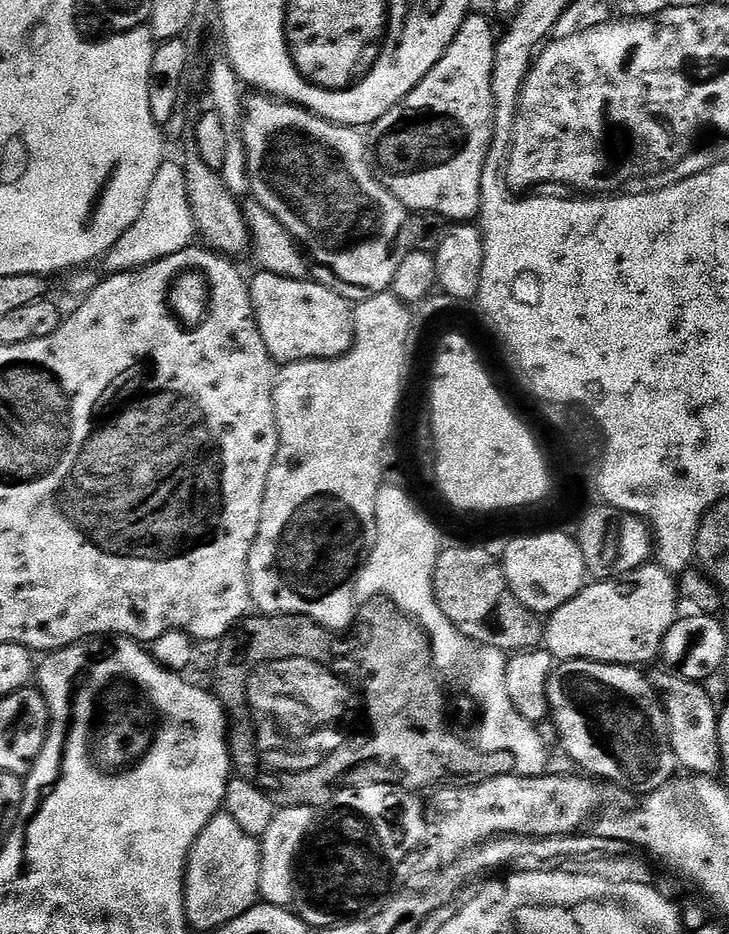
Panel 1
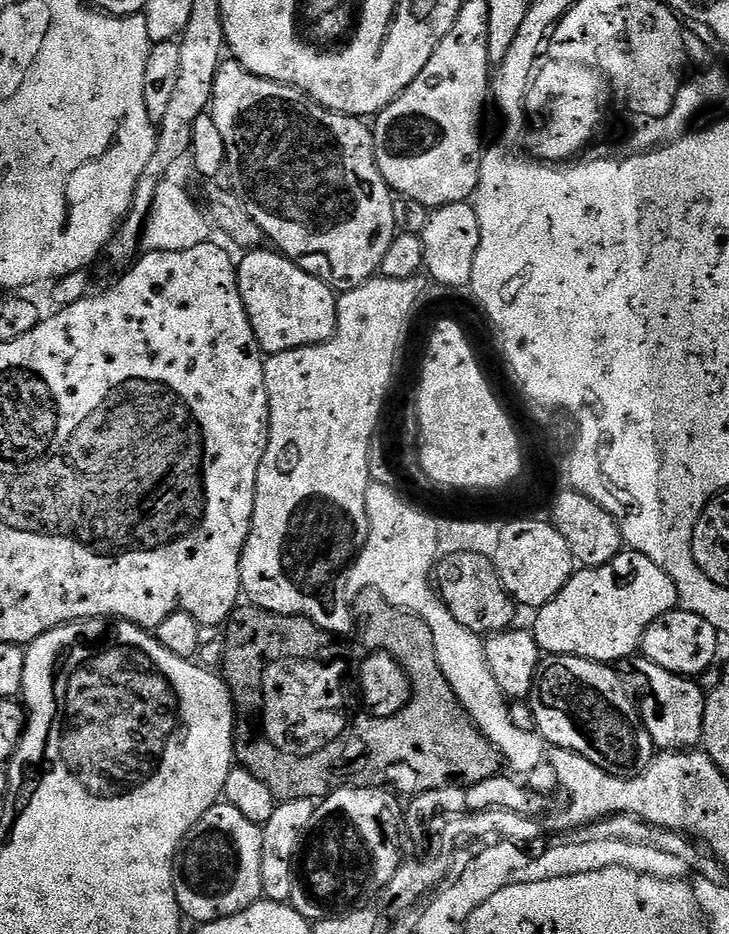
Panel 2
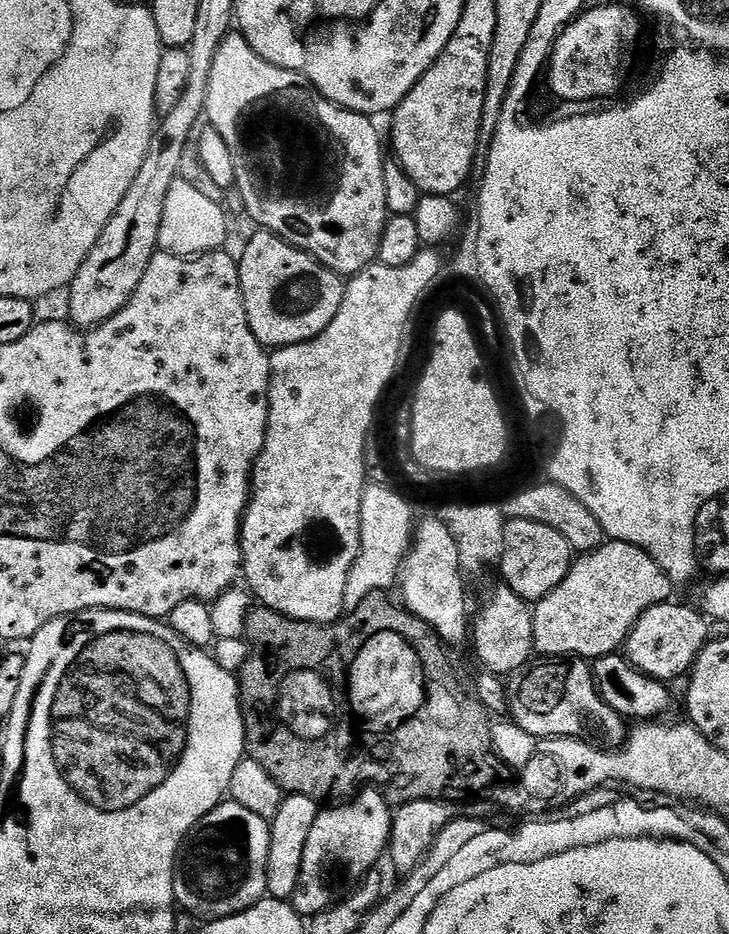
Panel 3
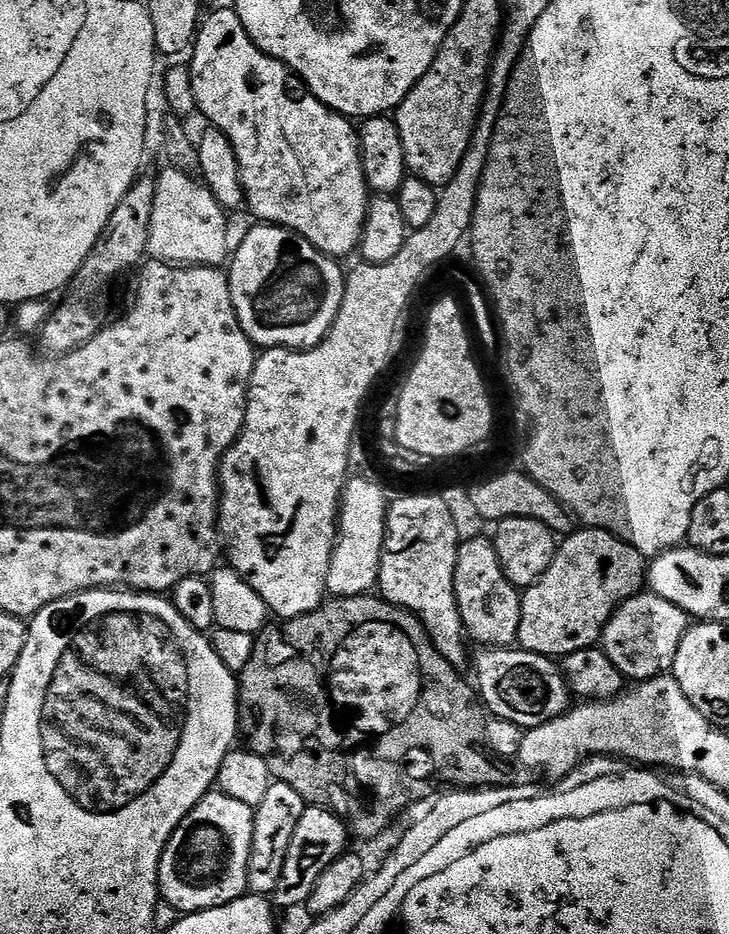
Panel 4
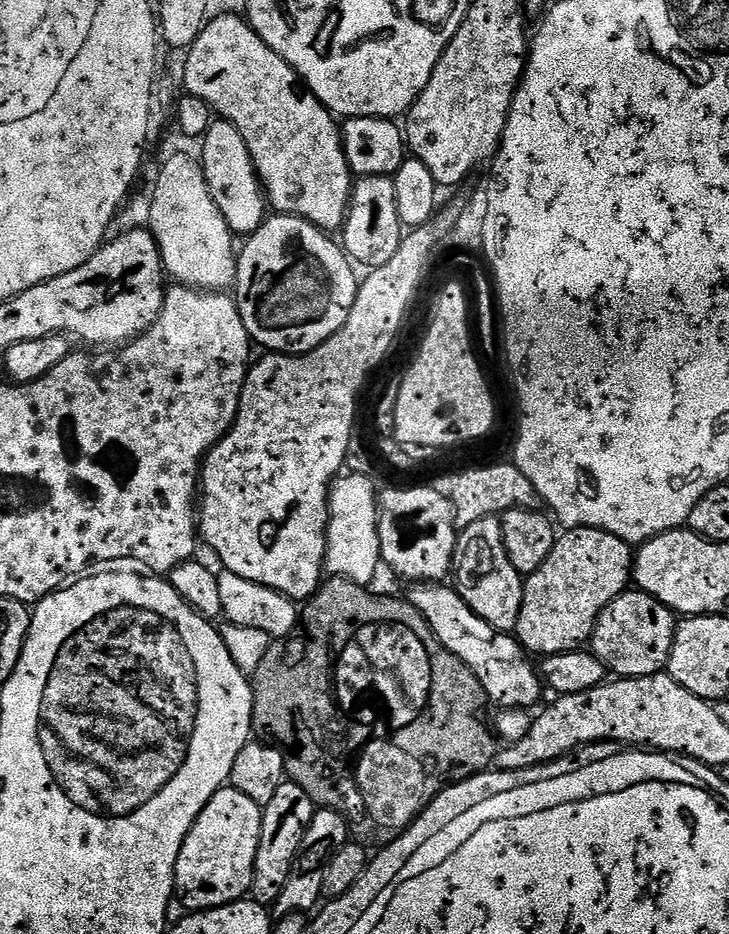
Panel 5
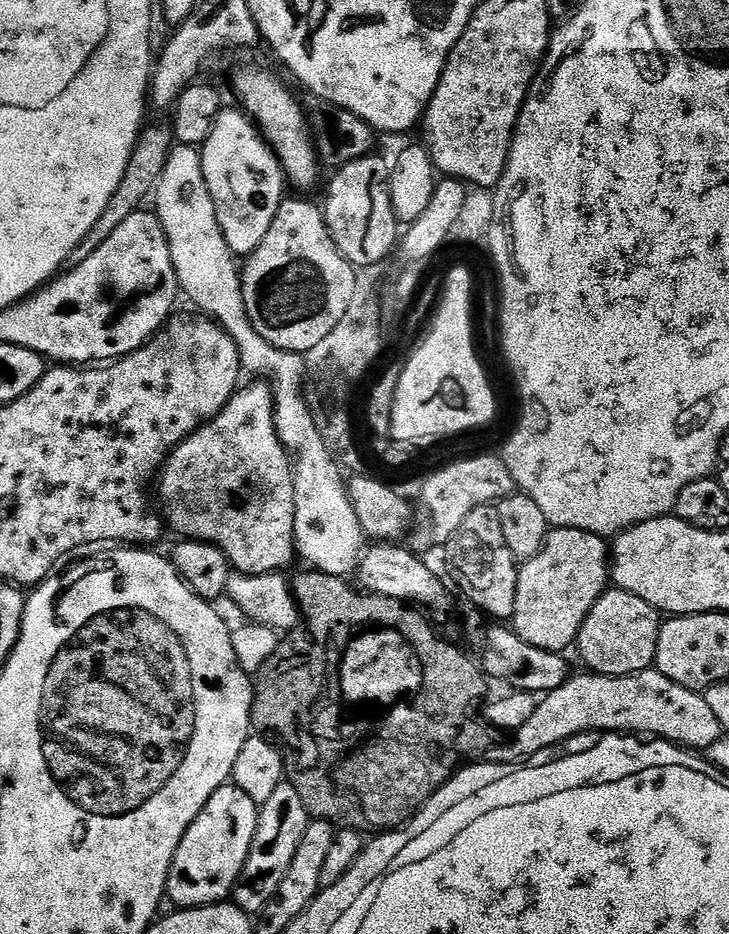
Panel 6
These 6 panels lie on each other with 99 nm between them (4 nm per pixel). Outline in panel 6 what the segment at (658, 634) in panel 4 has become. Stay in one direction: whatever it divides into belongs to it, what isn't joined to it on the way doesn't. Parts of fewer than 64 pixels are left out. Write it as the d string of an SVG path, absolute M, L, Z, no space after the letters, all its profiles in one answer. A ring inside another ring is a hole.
M615 586L609 587L594 602L576 636L583 667L600 676L629 676L632 672L651 669L662 623L661 613L650 602Z

